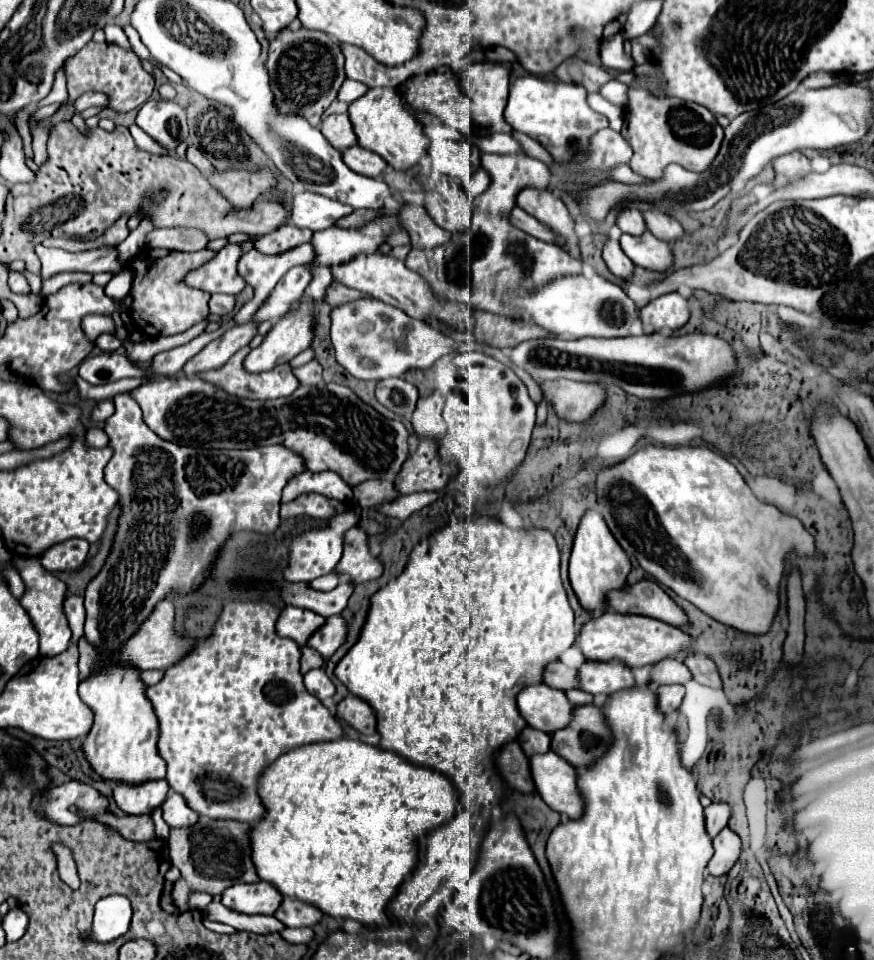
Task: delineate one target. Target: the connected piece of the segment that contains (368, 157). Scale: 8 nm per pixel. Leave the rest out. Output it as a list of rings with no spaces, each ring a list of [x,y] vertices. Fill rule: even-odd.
[[[350,146],[342,150],[342,160],[350,170],[370,178],[376,178],[386,168],[384,160],[378,154],[372,154],[370,150],[364,150],[360,146]]]

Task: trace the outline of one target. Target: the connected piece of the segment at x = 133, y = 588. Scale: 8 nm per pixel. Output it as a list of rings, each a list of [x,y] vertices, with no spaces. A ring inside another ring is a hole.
[[[120,394],[114,398],[116,412],[106,422],[106,434],[110,436],[110,446],[114,448],[114,458],[106,466],[106,482],[118,490],[122,502],[120,528],[116,534],[114,548],[102,568],[102,572],[88,584],[84,608],[86,622],[84,634],[88,642],[100,646],[102,650],[114,650],[122,638],[128,638],[148,612],[154,610],[156,602],[164,600],[170,592],[178,590],[188,594],[198,588],[210,570],[212,558],[224,544],[228,534],[238,530],[254,532],[274,532],[280,524],[278,510],[282,488],[298,474],[306,470],[304,458],[278,444],[278,446],[258,446],[250,450],[204,450],[188,448],[156,436],[142,420],[142,410],[130,394]],[[194,514],[208,518],[208,528],[192,534],[190,520]]]

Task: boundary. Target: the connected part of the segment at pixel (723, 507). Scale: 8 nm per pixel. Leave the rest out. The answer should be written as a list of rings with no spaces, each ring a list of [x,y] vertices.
[[[646,446],[624,462],[604,468],[598,474],[596,490],[598,512],[628,556],[634,556],[656,582],[674,590],[710,618],[746,634],[770,632],[780,606],[778,592],[788,554],[818,556],[814,536],[802,528],[798,518],[782,514],[776,506],[762,504],[736,466],[706,446]]]

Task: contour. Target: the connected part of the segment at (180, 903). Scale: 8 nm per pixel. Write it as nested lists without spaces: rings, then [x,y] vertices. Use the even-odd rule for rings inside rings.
[[[200,818],[196,826],[188,830],[170,830],[170,860],[180,870],[180,878],[174,882],[164,884],[164,894],[168,894],[168,902],[174,900],[180,912],[190,910],[188,896],[192,892],[206,892],[210,896],[222,894],[228,886],[240,882],[258,882],[256,868],[250,856],[250,840],[248,840],[248,824],[232,822],[232,820],[208,820]],[[172,890],[172,898],[170,898]]]

